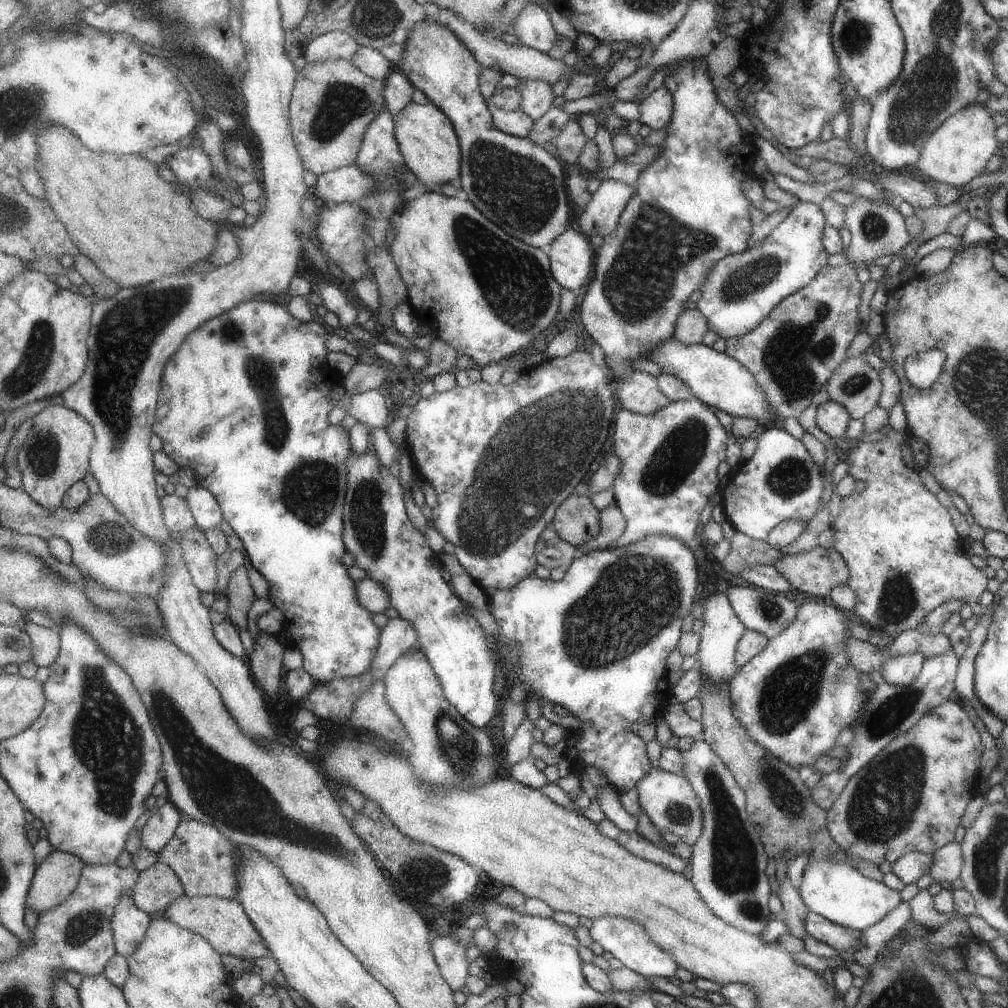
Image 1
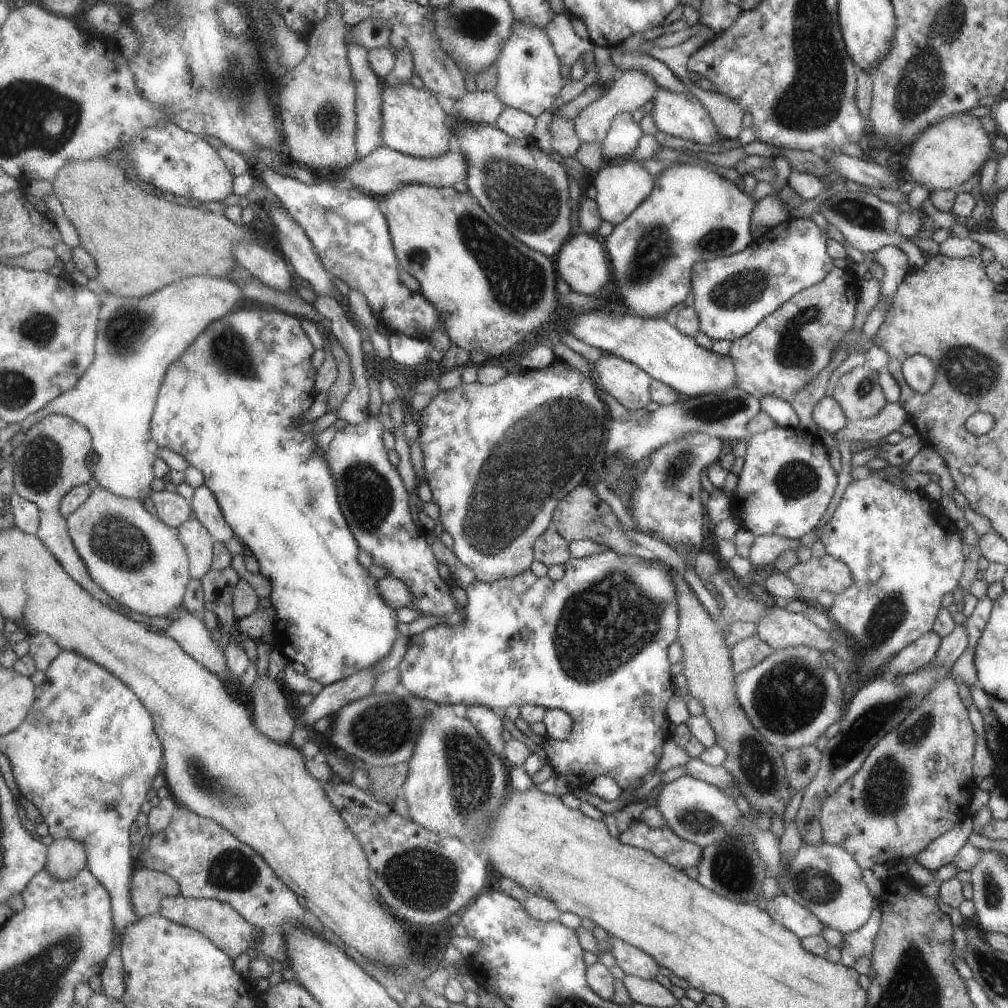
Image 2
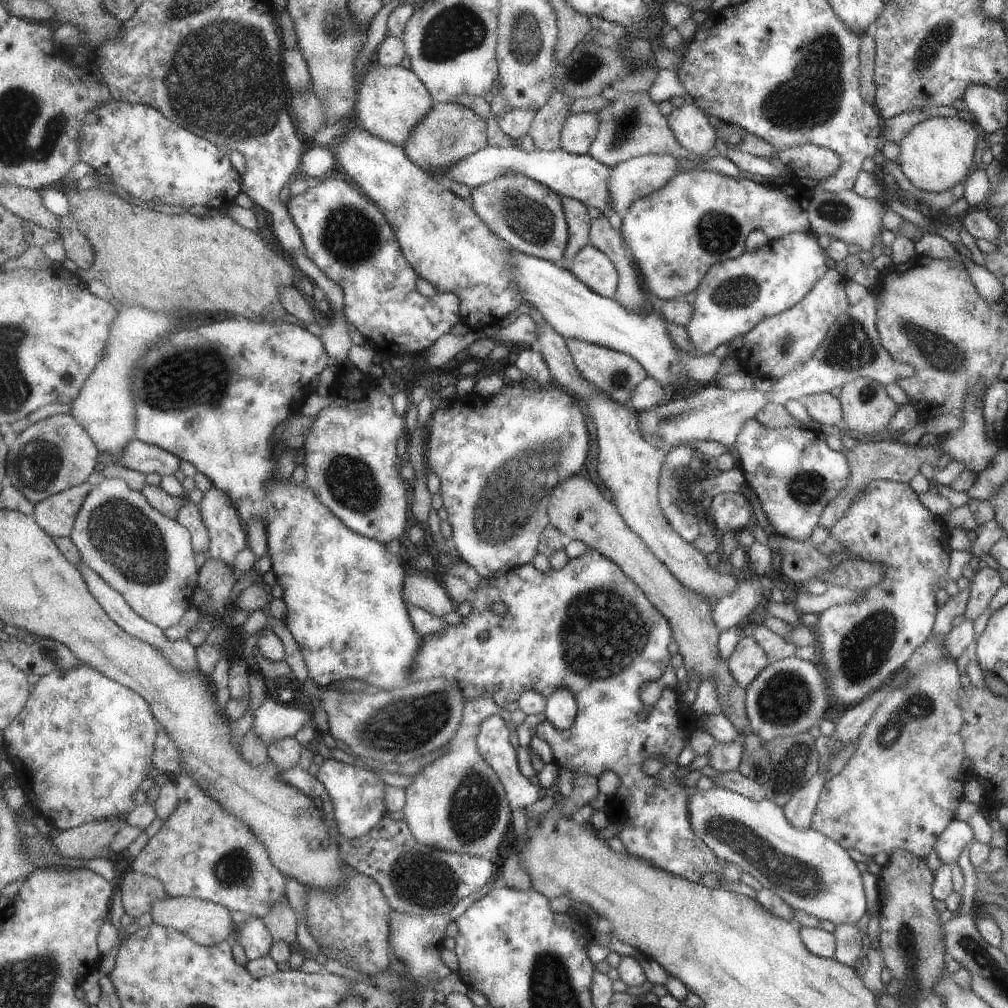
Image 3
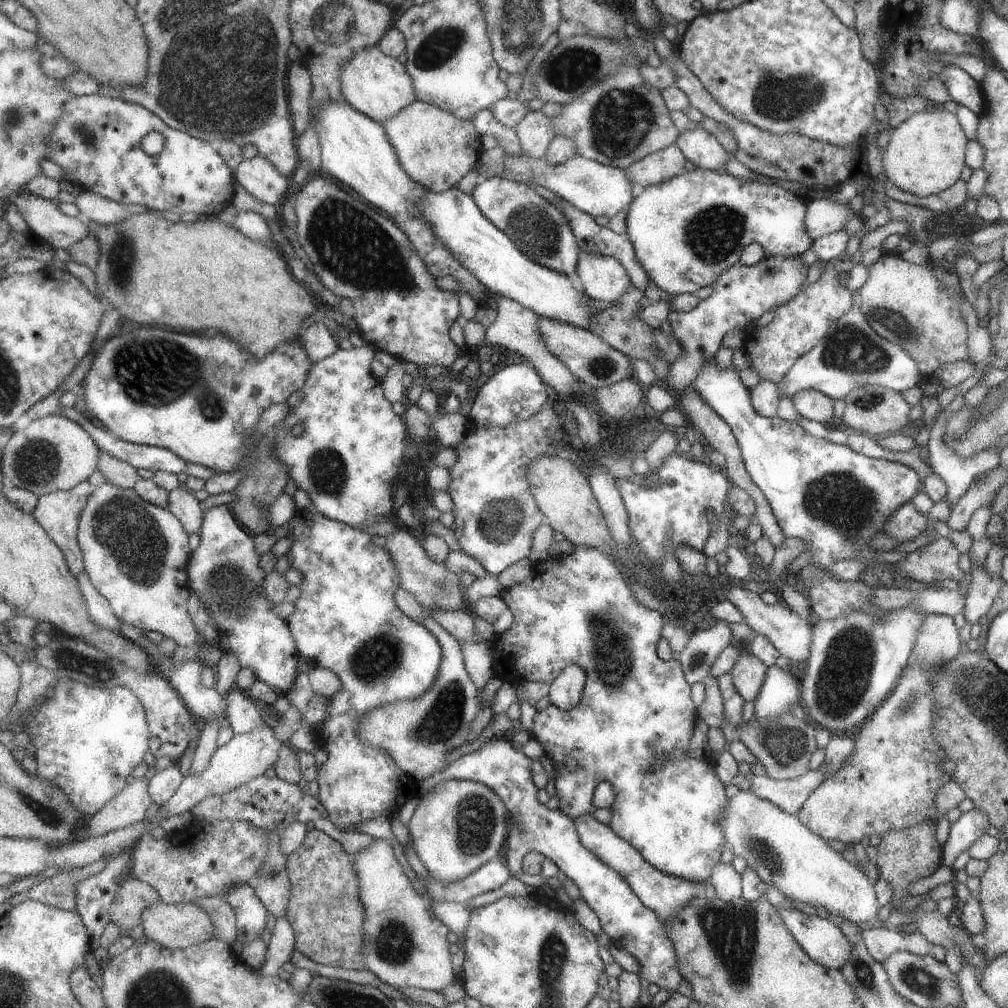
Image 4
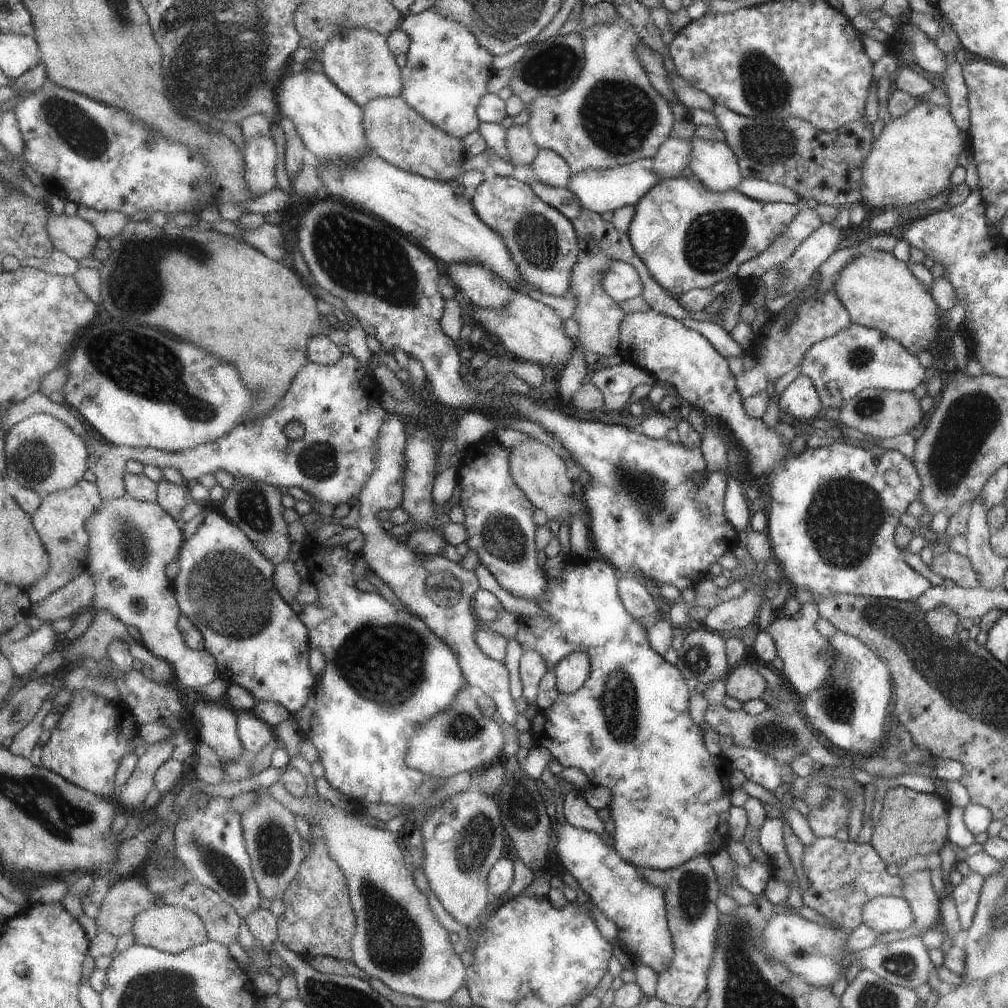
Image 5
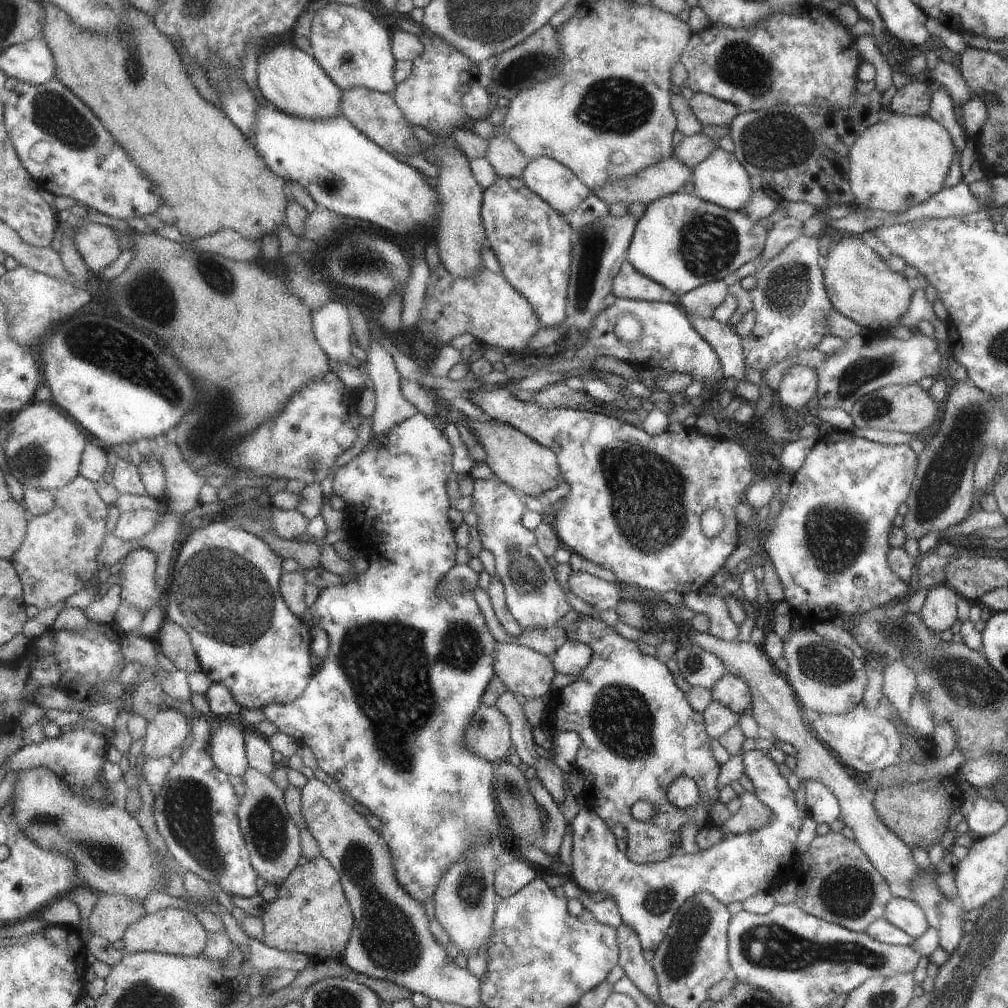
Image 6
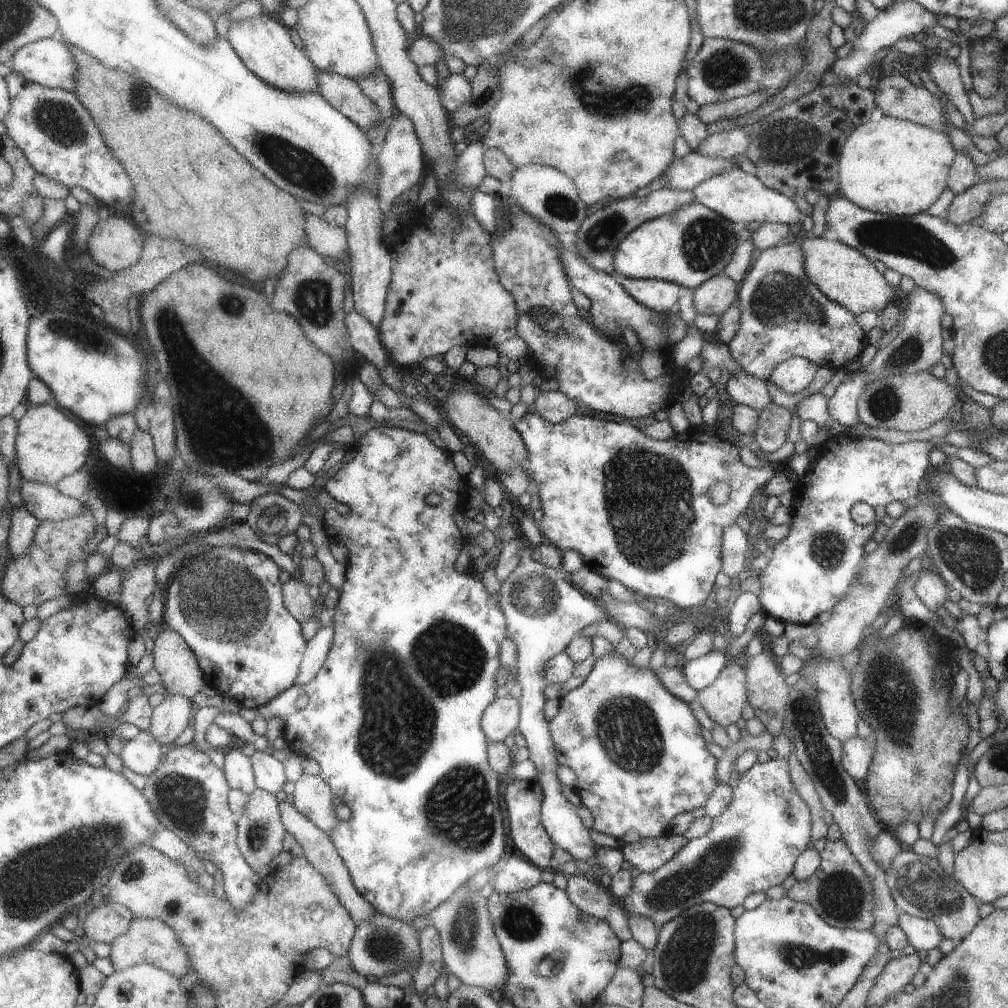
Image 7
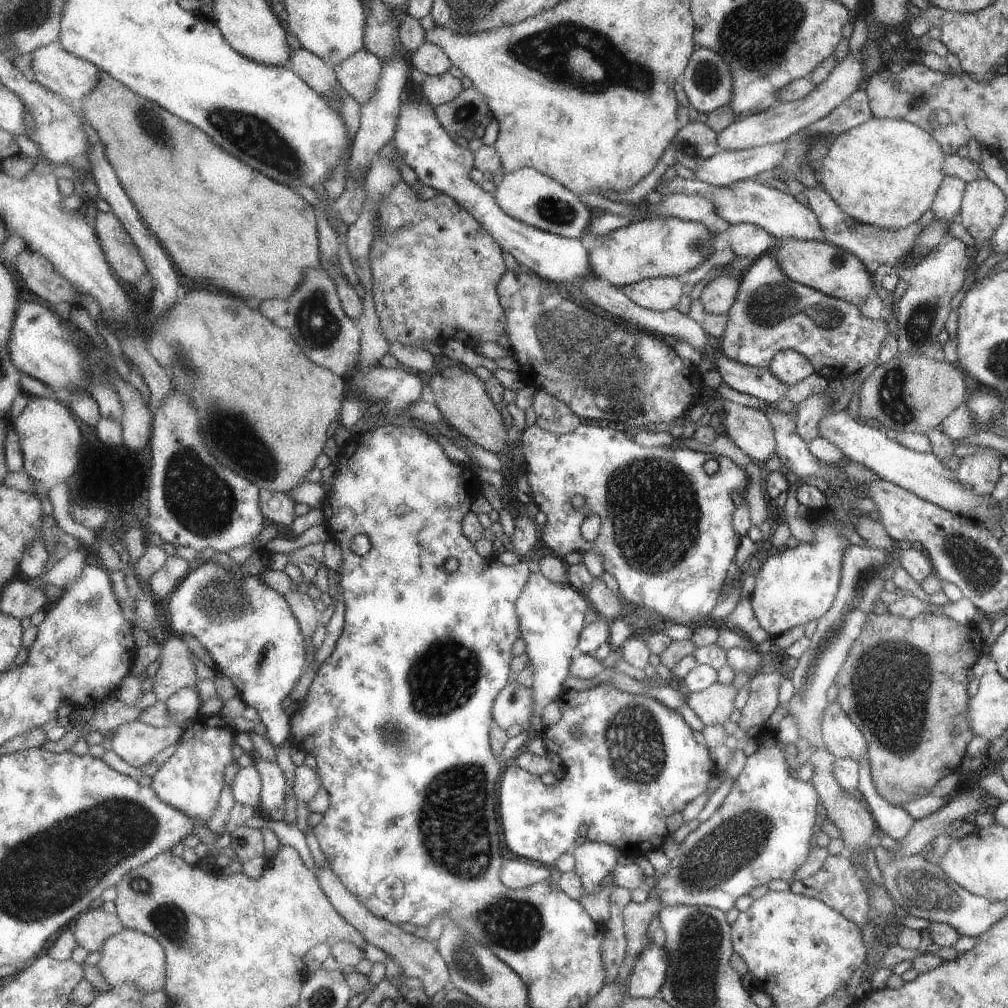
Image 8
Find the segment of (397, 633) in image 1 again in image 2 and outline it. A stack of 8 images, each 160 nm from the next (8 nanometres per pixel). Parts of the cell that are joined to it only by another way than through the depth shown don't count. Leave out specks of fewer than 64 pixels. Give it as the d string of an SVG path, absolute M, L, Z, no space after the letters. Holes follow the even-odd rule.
M375 664L373 667L360 670L342 681L323 687L323 690L306 706L299 718L299 724L311 731L311 725L323 716L335 717L339 710L350 702L362 699L374 692L377 677L382 669Z

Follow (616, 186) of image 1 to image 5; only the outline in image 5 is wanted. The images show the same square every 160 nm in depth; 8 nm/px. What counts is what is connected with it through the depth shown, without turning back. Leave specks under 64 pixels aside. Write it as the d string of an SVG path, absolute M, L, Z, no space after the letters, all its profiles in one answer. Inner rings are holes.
M673 138L665 142L653 157L641 160L641 164L659 179L669 179L679 176L688 166L690 155L690 140Z

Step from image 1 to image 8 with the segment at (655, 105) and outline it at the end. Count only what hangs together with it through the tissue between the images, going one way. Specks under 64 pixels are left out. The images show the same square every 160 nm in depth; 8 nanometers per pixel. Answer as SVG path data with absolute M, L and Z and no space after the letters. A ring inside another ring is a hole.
M678 176L667 180L669 181L660 178L657 181L657 186L654 189L656 195L660 197L674 194L697 195L709 199L713 205L713 212L730 225L735 223L757 225L768 235L773 235L778 240L785 238L825 241L818 226L818 218L809 207L797 202L793 195L785 194L767 184L758 183L754 178L741 179L722 187Z

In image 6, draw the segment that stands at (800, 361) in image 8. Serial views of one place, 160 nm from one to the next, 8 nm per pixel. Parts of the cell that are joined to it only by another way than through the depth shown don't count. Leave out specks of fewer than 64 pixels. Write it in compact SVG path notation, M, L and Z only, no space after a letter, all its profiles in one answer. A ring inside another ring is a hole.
M803 365L795 366L787 373L783 371L776 391L781 405L794 408L797 412L810 413L815 398L816 372Z

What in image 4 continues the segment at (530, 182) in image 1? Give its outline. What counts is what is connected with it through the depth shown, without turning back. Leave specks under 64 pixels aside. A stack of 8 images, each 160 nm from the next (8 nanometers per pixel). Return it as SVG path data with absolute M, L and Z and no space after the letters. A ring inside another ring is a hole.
M503 176L483 180L473 192L483 214L506 232L532 261L548 269L575 276L578 269L580 246L570 219L556 205L539 196L531 186Z

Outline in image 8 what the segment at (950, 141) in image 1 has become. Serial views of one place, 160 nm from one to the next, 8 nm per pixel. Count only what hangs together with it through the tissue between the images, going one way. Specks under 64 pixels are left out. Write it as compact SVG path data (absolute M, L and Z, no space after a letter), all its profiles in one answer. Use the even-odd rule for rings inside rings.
M872 116L834 138L828 145L820 168L814 172L814 178L839 210L852 221L882 229L900 229L917 221L930 207L944 177L942 164L945 155L937 141L913 123Z

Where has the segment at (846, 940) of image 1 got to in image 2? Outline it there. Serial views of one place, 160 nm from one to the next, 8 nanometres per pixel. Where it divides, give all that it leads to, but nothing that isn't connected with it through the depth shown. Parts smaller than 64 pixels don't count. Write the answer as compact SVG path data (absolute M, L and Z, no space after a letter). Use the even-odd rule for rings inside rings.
M779 892L774 898L766 900L765 910L776 923L790 930L797 938L819 935L823 925L794 900Z

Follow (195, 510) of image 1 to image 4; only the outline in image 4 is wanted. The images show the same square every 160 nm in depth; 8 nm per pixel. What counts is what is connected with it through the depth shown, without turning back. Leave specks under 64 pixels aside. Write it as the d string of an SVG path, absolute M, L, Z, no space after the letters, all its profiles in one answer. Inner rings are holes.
M216 505L207 509L200 544L188 566L190 586L213 613L223 650L237 653L241 664L252 670L257 680L271 685L280 696L288 698L300 673L301 654L287 618L281 620L273 612L275 604L262 593L262 582L267 575L262 571L261 558L253 548L254 535L239 522L231 506Z

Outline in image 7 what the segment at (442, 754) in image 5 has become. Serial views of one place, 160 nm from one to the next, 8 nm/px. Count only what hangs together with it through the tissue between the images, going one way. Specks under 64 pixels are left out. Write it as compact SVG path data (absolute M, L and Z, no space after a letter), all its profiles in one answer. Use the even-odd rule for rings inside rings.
M507 694L491 702L482 716L482 727L489 744L509 742L518 732L520 713L519 698Z

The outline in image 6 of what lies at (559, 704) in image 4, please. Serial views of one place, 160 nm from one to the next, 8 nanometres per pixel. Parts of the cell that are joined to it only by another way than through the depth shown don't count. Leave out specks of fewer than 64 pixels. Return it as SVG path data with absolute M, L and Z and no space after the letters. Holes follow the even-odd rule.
M569 639L553 655L553 662L558 673L580 676L593 658L593 649L585 643Z

